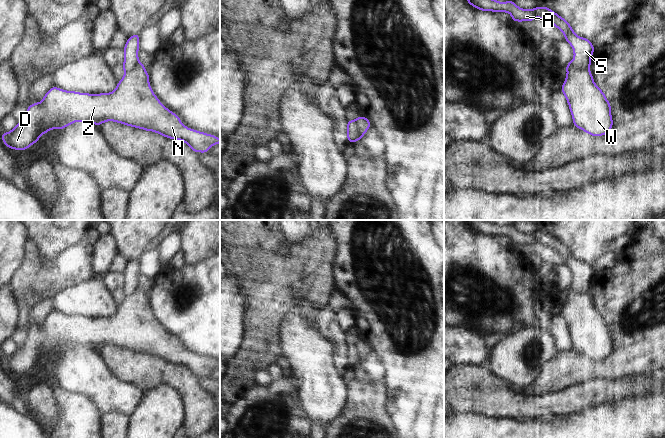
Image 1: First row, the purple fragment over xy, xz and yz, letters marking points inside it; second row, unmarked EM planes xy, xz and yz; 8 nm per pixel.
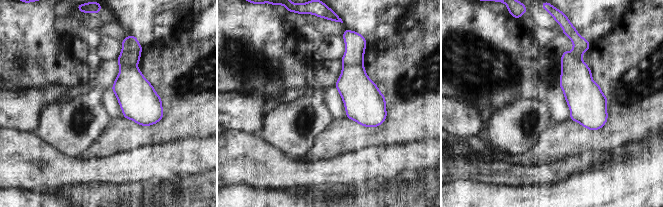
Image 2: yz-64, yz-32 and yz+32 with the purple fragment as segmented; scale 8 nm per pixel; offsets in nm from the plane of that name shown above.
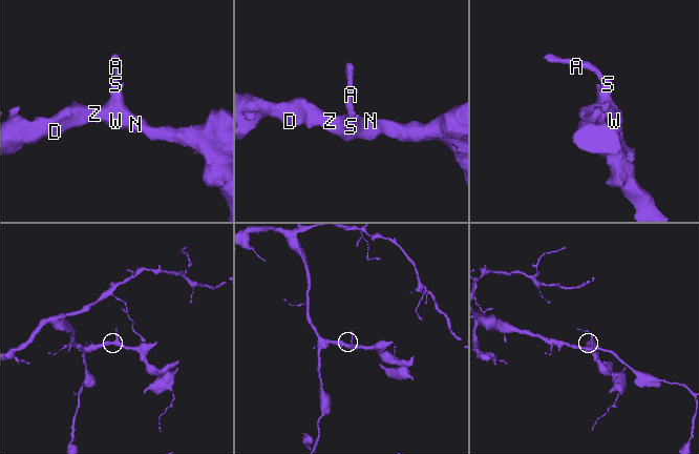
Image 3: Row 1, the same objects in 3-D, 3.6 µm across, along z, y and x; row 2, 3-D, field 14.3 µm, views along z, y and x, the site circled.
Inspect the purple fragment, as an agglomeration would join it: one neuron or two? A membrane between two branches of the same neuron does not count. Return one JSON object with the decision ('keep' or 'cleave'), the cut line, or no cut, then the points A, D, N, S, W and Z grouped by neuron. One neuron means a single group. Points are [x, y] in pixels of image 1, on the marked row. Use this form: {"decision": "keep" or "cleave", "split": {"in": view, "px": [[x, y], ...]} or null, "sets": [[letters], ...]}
{"decision": "cleave", "split": {"in": "yz", "px": [[571, 61], [577, 67], [588, 69]]}, "sets": [["A", "S"], ["D", "N", "W", "Z"]]}

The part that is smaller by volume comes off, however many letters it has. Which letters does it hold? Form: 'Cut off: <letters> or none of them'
Cut off: A, S.

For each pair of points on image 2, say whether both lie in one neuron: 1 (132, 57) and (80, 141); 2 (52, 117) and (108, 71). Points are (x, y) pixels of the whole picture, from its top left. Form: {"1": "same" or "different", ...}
{"1": "same", "2": "same"}

